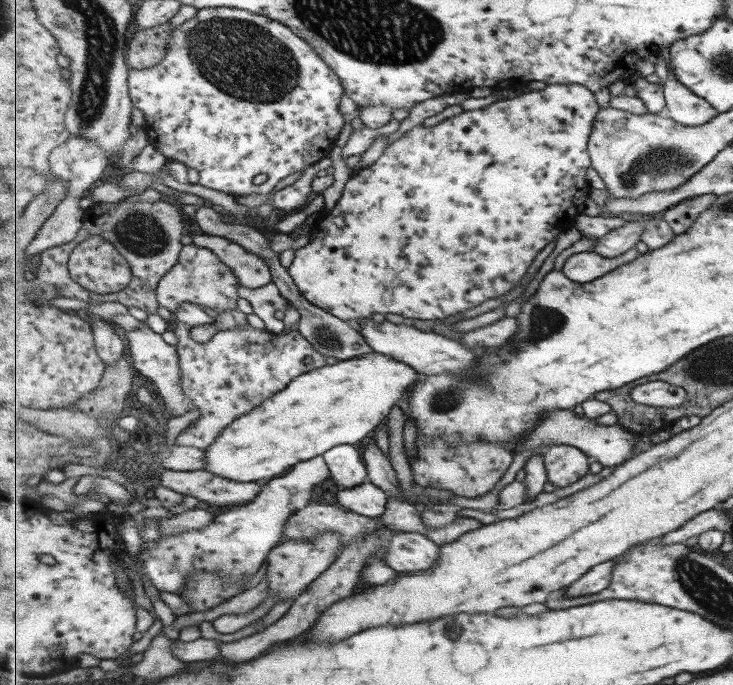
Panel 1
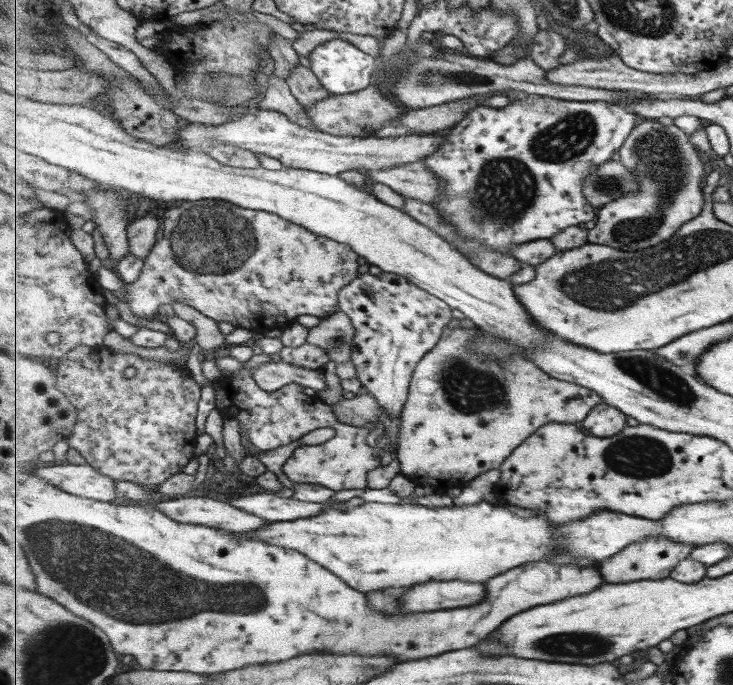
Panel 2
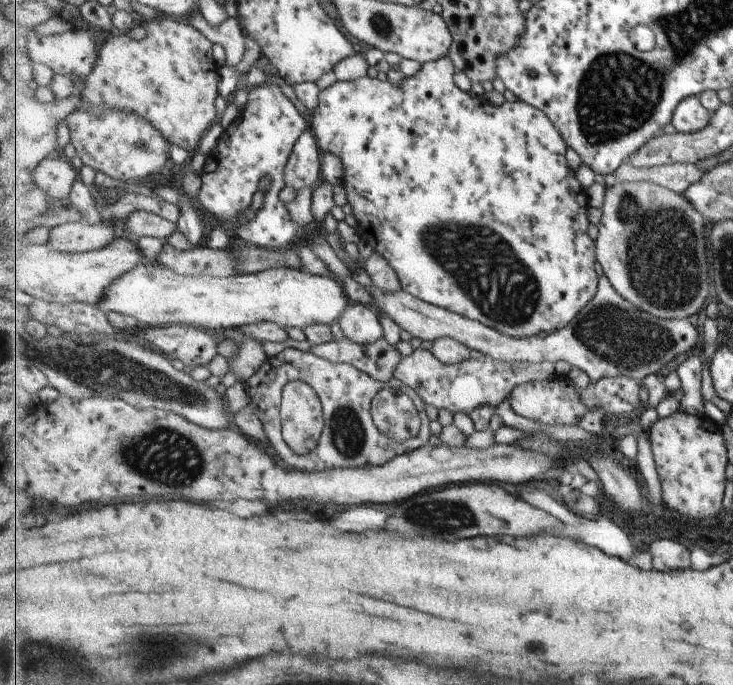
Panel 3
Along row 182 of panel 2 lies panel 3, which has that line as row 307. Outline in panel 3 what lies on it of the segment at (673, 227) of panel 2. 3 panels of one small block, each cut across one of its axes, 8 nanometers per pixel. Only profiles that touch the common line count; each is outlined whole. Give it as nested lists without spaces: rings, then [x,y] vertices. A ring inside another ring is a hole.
[[[616,181],[612,188],[605,190],[601,210],[597,258],[612,287],[642,311],[659,318],[694,319],[711,294],[711,279],[707,270],[707,219],[702,212],[683,194],[649,181]]]

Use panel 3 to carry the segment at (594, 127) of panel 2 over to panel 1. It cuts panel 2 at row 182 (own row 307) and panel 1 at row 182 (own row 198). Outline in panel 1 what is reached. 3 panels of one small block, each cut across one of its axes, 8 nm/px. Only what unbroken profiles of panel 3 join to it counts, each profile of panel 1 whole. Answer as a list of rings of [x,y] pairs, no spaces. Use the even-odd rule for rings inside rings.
[[[551,84],[538,91],[517,94],[510,99],[503,98],[479,110],[469,110],[446,118],[432,127],[416,126],[397,142],[388,145],[373,165],[361,168],[349,178],[343,194],[330,212],[310,219],[315,222],[310,229],[312,241],[296,250],[288,267],[301,294],[315,306],[324,308],[325,312],[356,325],[359,320],[367,320],[373,314],[396,314],[422,321],[443,321],[444,318],[475,308],[489,298],[511,292],[529,272],[539,252],[556,240],[565,228],[573,226],[577,216],[581,216],[587,208],[585,204],[591,192],[587,182],[587,170],[591,168],[588,144],[599,112],[594,92],[585,85]]]

